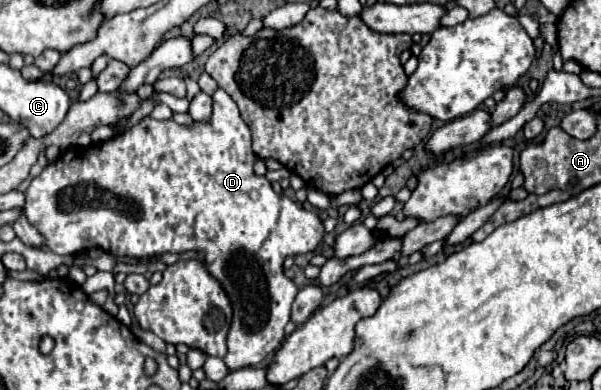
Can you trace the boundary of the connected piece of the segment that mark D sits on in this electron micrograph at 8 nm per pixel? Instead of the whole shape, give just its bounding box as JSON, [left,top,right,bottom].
[24,88,324,370]

